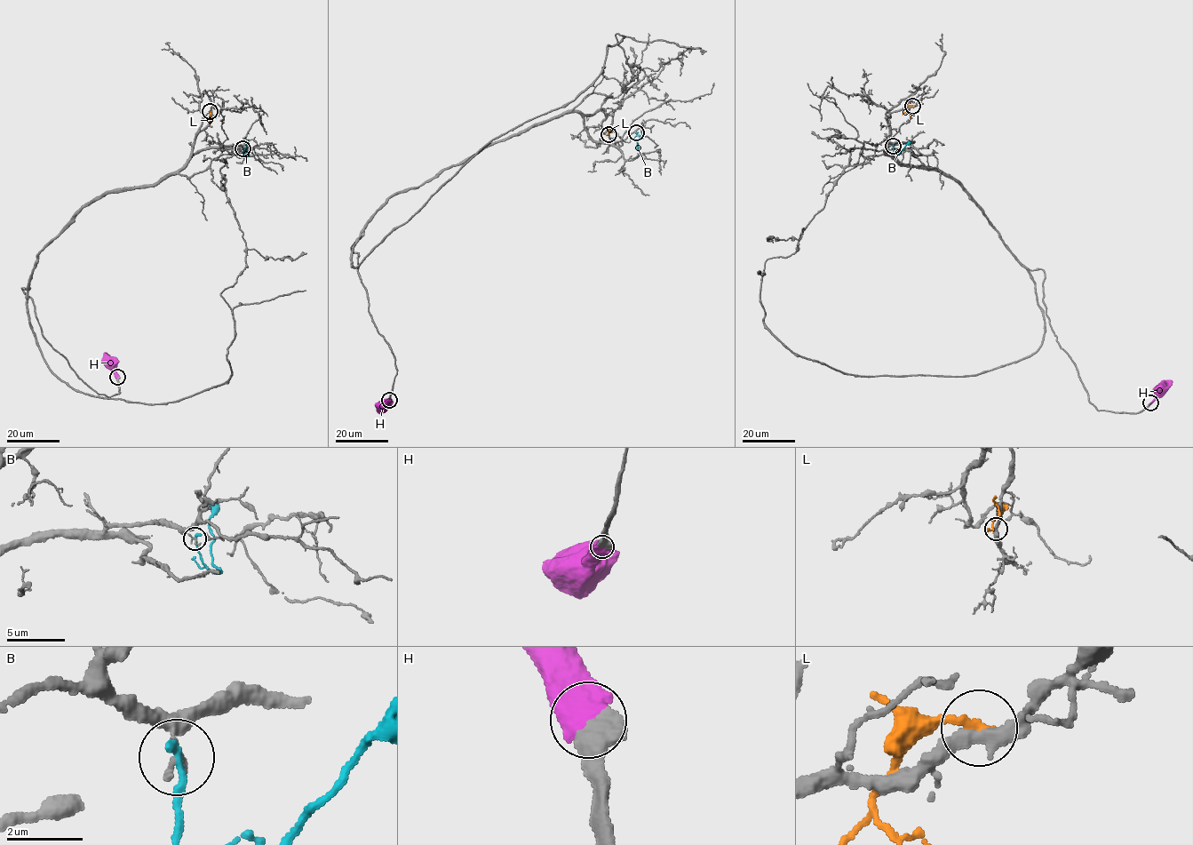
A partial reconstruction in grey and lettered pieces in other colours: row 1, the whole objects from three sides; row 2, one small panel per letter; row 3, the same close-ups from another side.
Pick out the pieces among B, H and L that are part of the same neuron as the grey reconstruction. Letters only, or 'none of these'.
H

